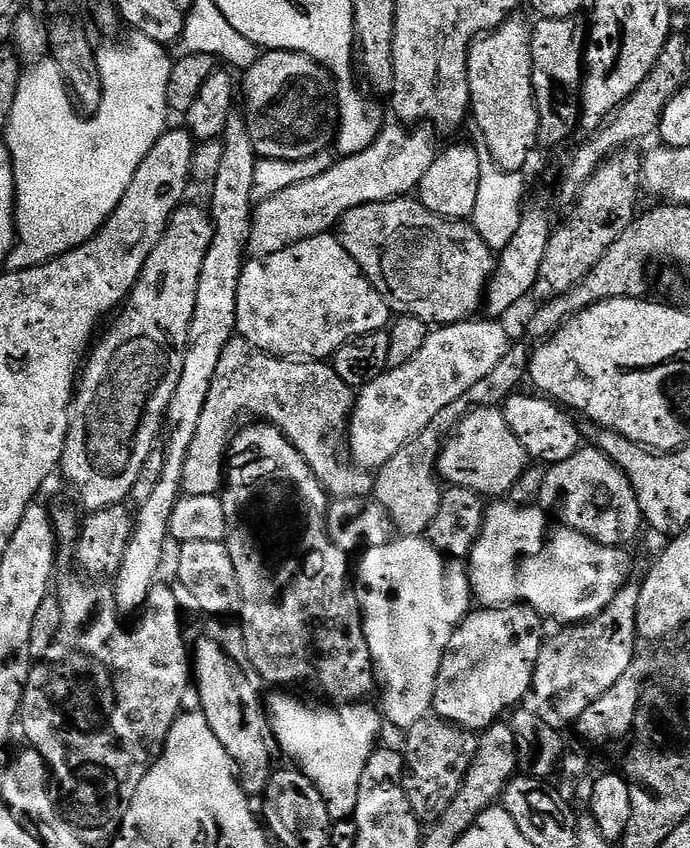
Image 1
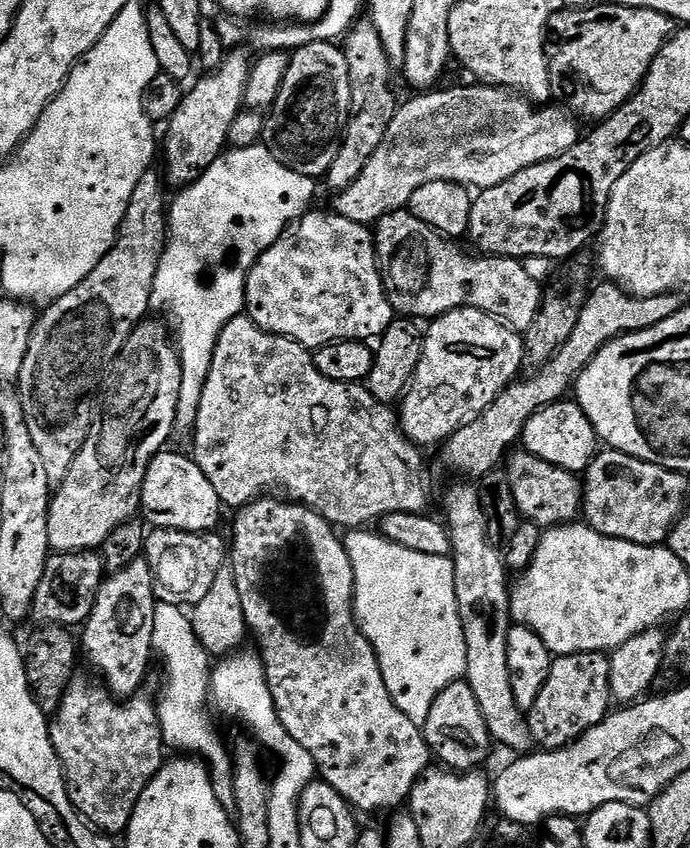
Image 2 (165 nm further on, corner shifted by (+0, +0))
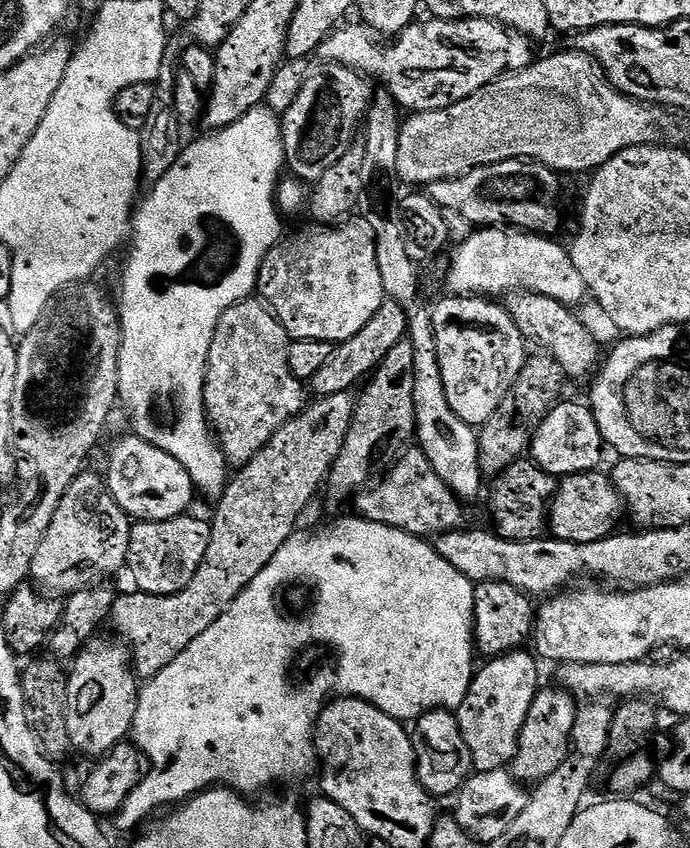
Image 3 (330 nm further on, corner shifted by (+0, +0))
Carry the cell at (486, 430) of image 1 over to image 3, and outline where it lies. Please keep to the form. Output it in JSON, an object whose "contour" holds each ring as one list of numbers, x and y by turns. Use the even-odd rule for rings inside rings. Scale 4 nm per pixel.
{"contour":[[597,470,595,472,579,472,573,476,565,476,559,481,556,489,556,497,552,500,550,513,550,532,553,537,562,542,571,544,589,544,604,540,617,531,620,519,625,519,626,505,620,497,619,490,607,471]]}

